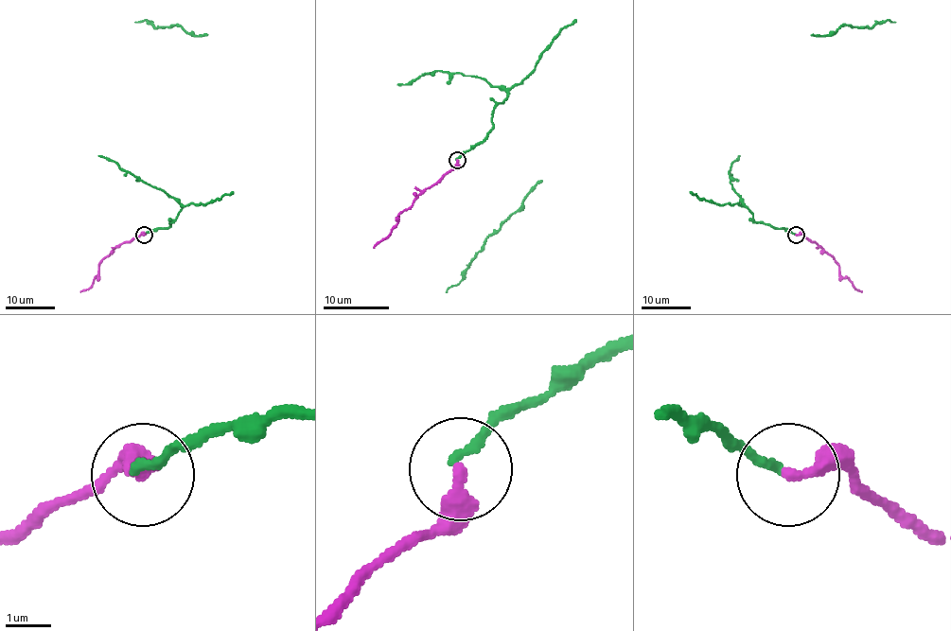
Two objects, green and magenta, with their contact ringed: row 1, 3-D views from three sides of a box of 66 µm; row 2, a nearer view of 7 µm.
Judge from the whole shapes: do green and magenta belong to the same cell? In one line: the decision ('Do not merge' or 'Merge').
Merge

